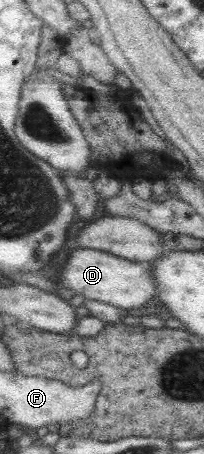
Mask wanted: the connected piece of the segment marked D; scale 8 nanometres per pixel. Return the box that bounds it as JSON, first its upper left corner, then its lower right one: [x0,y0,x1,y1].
[60,248,158,309]

